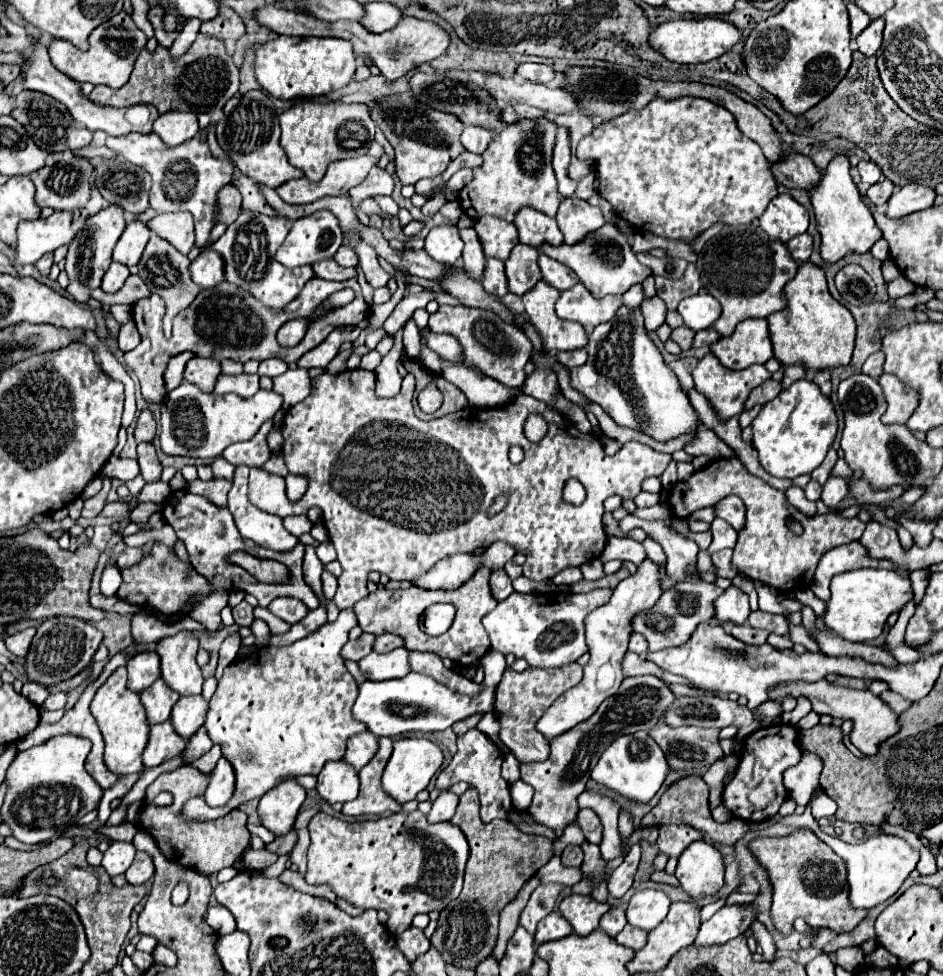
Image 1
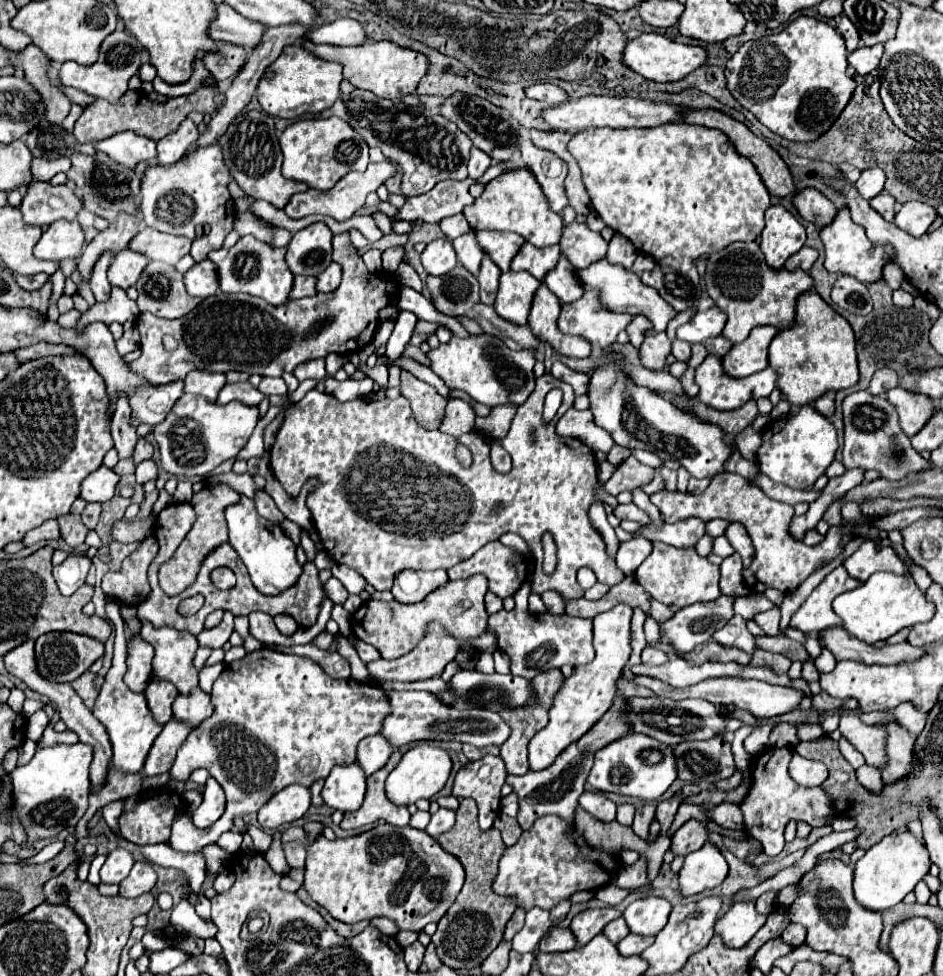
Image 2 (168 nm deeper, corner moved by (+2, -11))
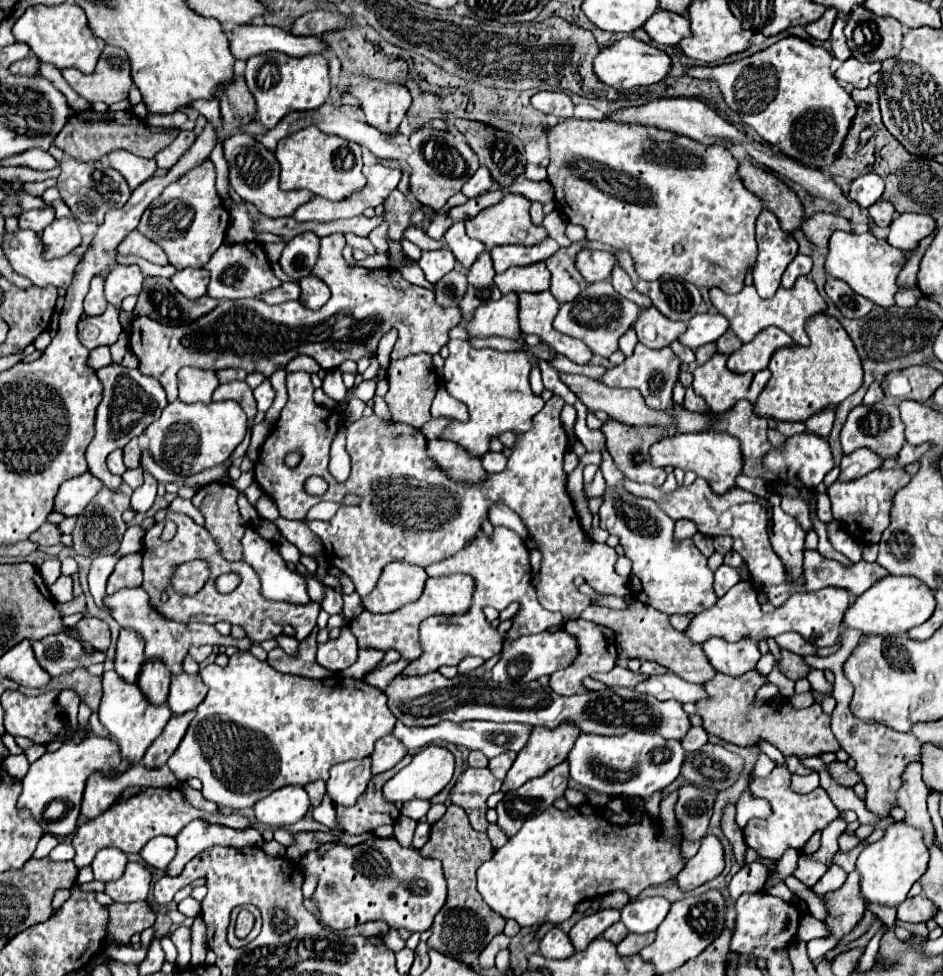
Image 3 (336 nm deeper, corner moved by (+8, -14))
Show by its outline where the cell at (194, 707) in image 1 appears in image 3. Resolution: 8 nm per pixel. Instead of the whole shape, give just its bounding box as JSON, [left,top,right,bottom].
[169,672,207,714]

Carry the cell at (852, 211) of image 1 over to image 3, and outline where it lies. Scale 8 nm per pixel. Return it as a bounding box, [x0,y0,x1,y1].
[825,232,907,308]

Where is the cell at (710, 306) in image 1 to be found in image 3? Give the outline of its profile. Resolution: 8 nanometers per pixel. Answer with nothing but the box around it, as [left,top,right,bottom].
[679,312,729,350]

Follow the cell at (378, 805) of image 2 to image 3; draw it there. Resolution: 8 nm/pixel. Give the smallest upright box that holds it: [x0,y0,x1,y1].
[335,754,411,834]

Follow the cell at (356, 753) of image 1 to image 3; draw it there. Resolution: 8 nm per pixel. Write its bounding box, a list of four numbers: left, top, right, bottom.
[371,736,407,774]

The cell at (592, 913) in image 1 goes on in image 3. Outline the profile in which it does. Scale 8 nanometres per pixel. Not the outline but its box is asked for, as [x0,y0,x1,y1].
[569,910,619,950]

